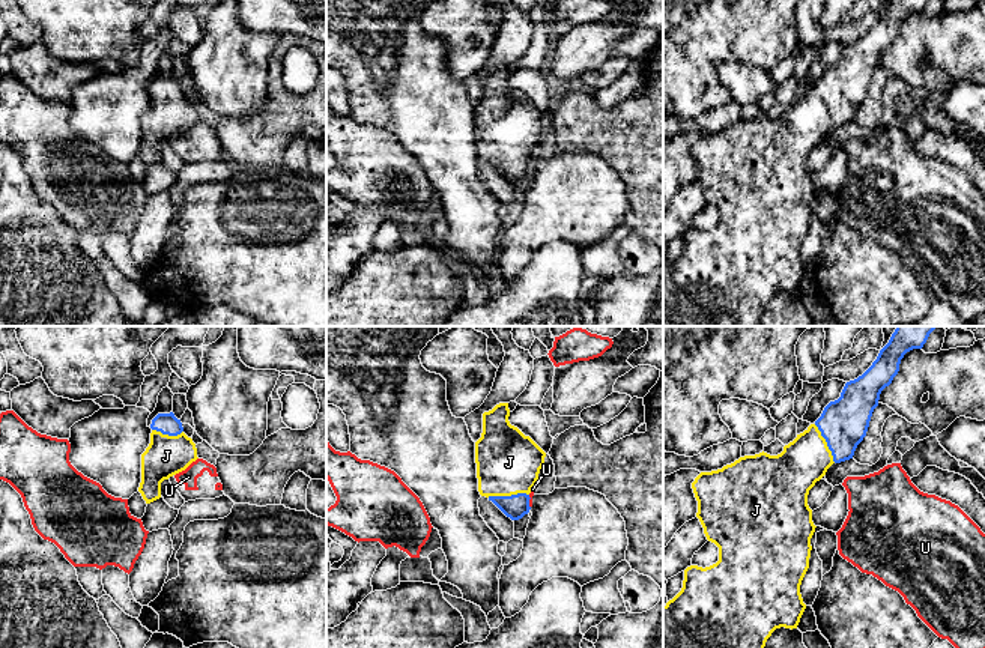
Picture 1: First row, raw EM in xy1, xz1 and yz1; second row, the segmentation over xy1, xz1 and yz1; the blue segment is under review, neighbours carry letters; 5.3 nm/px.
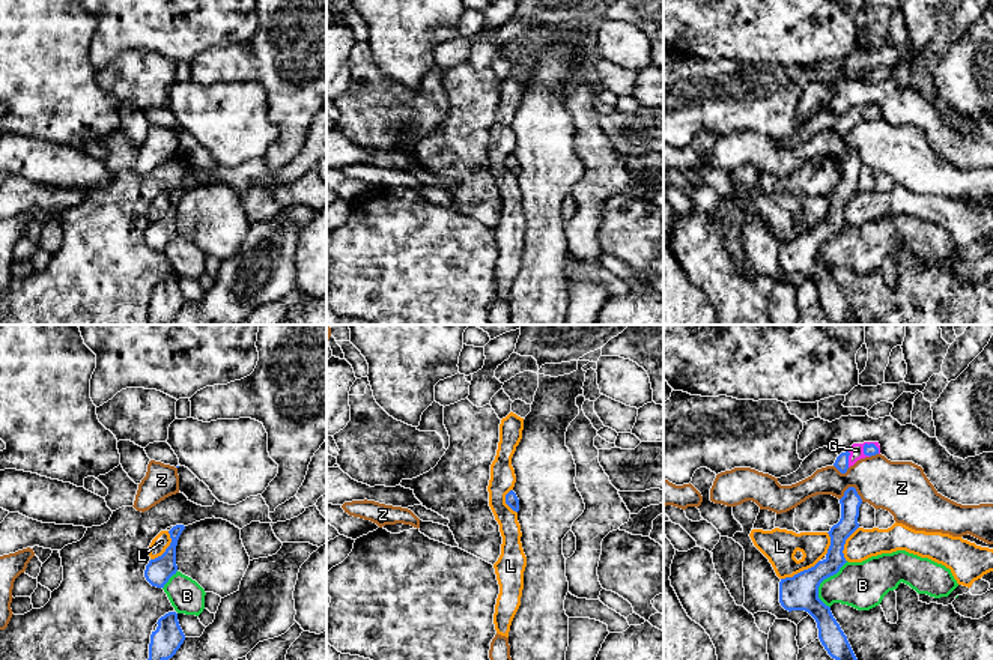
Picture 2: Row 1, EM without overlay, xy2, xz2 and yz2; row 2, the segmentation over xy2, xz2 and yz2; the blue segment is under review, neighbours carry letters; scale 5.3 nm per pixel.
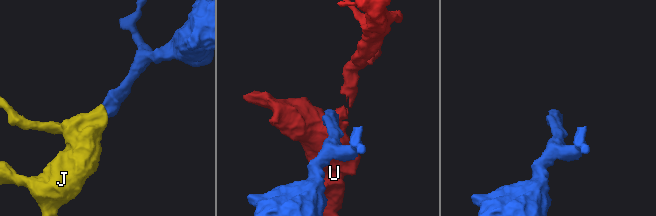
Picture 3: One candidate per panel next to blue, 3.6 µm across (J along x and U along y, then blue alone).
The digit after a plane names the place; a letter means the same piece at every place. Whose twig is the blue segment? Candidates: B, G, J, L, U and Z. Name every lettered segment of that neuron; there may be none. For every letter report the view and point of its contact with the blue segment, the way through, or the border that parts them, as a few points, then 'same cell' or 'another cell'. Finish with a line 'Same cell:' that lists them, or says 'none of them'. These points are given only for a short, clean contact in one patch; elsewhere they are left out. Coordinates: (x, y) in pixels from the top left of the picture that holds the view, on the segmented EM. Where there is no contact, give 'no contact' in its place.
B: yz2 (822, 581) | along yz2 (847, 561), (819, 587), (819, 597), (829, 608) | another cell
G: yz2 (873, 444) | across yz2 (870, 450), (873, 444), (865, 444), (856, 450) | same cell
J: xz1 (507, 496) | across xz1 (515, 507), (507, 496), (509, 462) | same cell
L: yz2 (801, 572) | along yz2 (819, 560), (813, 566), (781, 579) | another cell
U: xz1 (528, 501) | along xz1 (528, 495), (530, 507) | another cell
Z: yz2 (853, 487) | along yz2 (840, 498), (849, 487), (853, 487), (862, 501) | another cell
Same cell: G, J

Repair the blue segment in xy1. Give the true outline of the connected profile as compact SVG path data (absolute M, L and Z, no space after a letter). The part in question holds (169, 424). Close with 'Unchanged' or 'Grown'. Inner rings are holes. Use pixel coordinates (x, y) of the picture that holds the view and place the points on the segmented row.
M158 413L150 424L150 444L141 454L141 483L138 492L146 504L161 498L161 483L185 471L197 457L197 448L183 433L180 419Z. Grown

